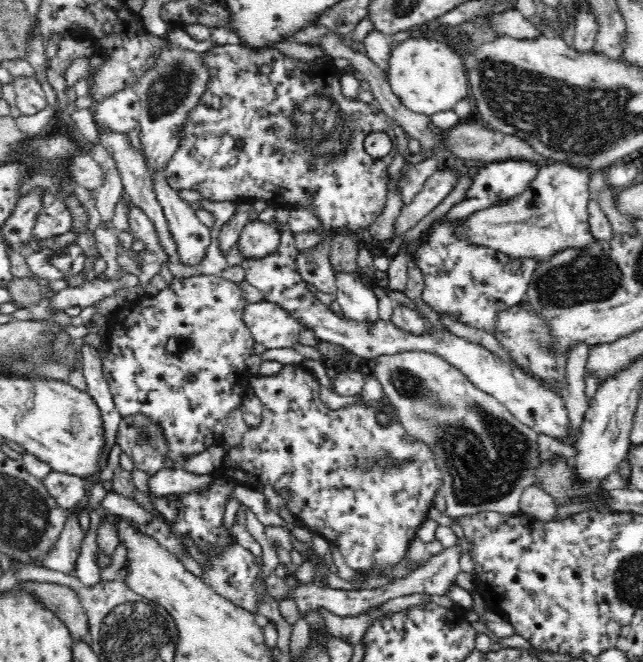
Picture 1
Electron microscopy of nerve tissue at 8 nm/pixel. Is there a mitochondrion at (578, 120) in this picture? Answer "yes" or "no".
yes

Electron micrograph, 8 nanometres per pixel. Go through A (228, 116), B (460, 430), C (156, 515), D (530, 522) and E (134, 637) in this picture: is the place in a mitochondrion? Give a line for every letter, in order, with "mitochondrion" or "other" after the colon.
A: other
B: mitochondrion
C: other
D: other
E: mitochondrion

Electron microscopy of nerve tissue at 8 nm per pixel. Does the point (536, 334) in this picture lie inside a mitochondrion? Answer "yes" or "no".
yes

